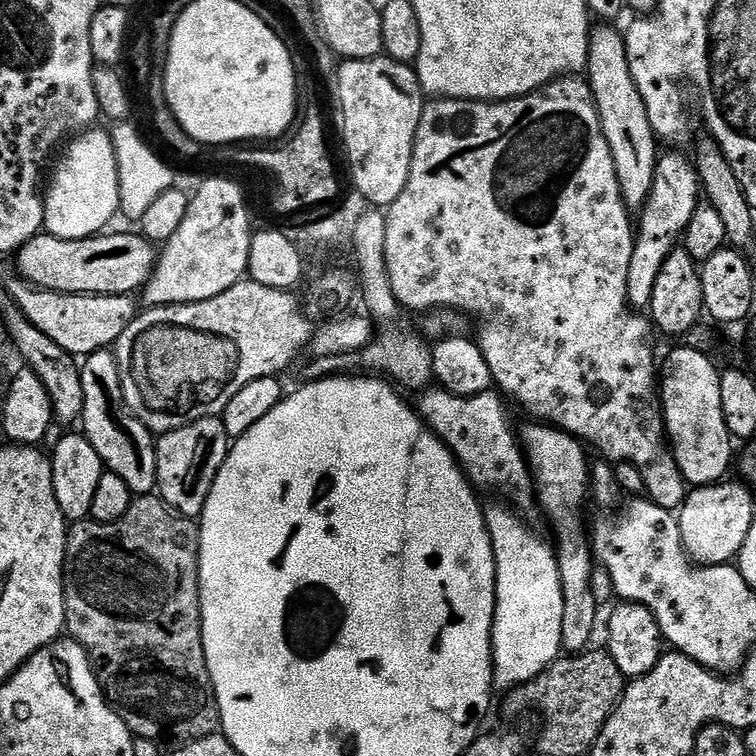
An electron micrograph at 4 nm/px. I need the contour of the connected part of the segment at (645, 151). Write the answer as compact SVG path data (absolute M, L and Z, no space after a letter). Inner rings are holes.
M612 26L593 27L588 33L588 67L586 83L592 89L592 101L600 116L600 125L606 134L610 154L614 158L614 174L618 178L620 197L629 209L639 210L648 200L652 178L656 173L657 137L648 122L642 94L634 86L625 54L624 37Z

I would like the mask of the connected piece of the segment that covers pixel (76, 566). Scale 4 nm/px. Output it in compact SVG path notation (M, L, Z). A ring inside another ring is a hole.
M159 495L136 496L126 514L113 524L98 524L89 518L73 523L68 529L68 544L64 547L64 622L66 632L75 643L88 653L96 674L96 680L104 692L104 699L112 705L133 737L142 740L176 740L177 745L211 736L218 728L216 701L212 695L212 683L200 633L200 583L196 580L196 554L198 551L198 528L191 519L181 518L173 512Z

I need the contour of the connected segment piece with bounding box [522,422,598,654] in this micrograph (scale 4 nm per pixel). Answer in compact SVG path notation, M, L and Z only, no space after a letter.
M532 422L522 432L522 451L528 463L534 496L544 507L554 531L560 535L560 541L554 544L556 565L560 568L560 586L564 591L564 609L562 610L562 636L560 642L563 651L579 654L589 647L592 631L596 628L596 609L598 603L592 593L594 558L591 554L590 540L580 517L580 507L584 504L584 495L589 495L589 463L584 458L585 447L577 437L561 432L555 426L544 422Z

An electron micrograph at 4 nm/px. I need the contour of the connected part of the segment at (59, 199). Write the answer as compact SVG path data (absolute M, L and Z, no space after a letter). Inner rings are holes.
M96 131L79 133L63 149L64 157L52 176L52 185L49 188L47 185L44 196L43 231L49 236L57 236L60 240L85 240L87 236L103 233L109 227L107 224L117 219L120 179L116 170L116 152L111 137L106 132Z

